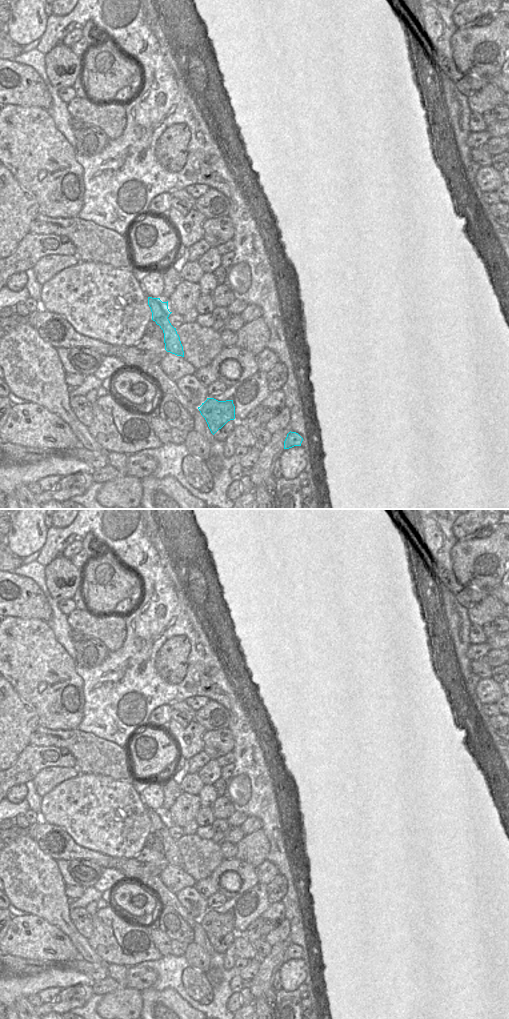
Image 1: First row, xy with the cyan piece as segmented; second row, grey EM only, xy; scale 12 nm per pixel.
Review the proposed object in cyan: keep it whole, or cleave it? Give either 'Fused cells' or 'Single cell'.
Fused cells

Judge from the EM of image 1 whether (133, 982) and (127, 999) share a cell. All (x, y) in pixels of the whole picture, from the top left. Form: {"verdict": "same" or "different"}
{"verdict": "different"}

